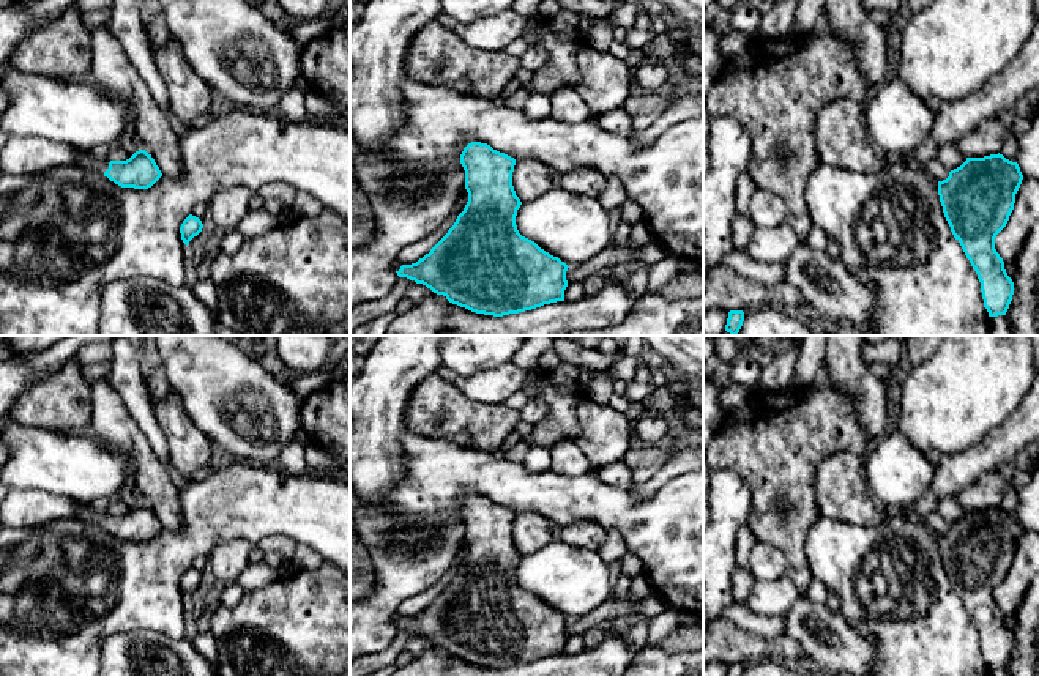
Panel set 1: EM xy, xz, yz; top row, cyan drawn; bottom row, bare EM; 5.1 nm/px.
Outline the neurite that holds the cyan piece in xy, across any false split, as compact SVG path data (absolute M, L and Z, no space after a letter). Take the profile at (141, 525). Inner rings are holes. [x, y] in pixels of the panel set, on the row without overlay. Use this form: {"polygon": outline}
{"polygon": "M82 503L82 507L77 511L76 517L101 525L121 540L148 542L162 529L155 512L145 503L136 504L126 514L110 515L106 511L95 512L90 504Z"}

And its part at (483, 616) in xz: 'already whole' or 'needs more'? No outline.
already whole

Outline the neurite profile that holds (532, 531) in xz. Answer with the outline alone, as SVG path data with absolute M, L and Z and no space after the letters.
M533 511L516 512L512 539L520 555L530 555L552 542L550 520Z

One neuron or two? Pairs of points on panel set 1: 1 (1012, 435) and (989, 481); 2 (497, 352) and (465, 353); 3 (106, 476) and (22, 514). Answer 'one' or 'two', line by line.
1: two
2: one
3: two

